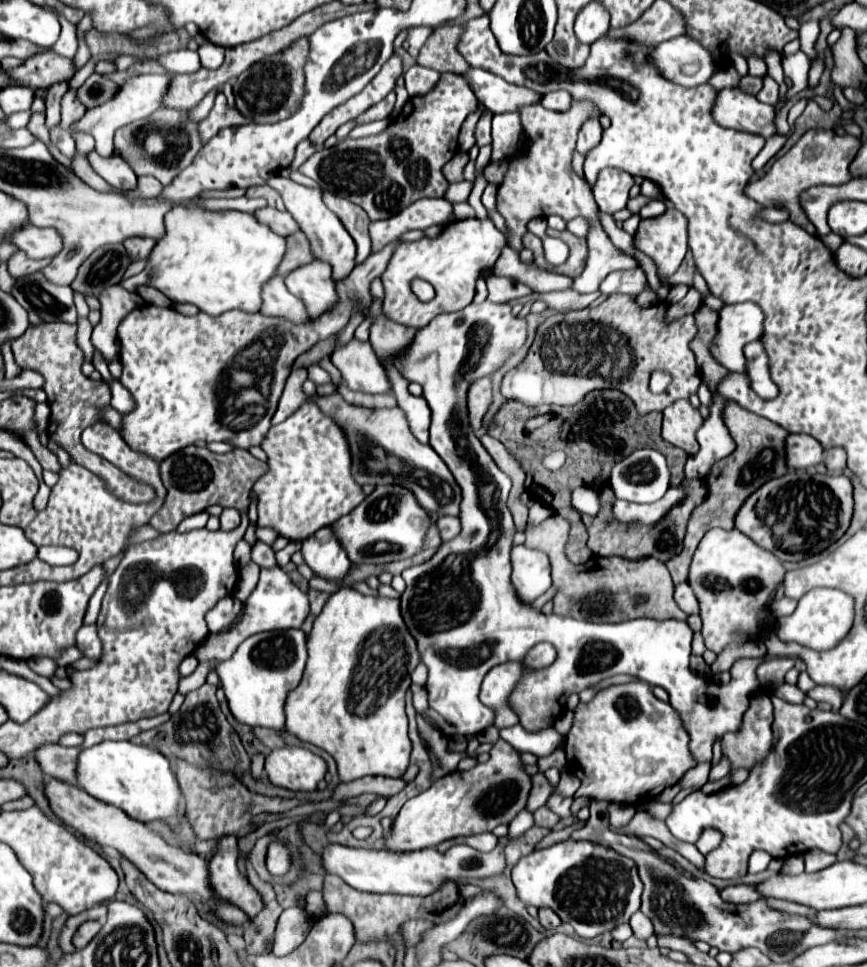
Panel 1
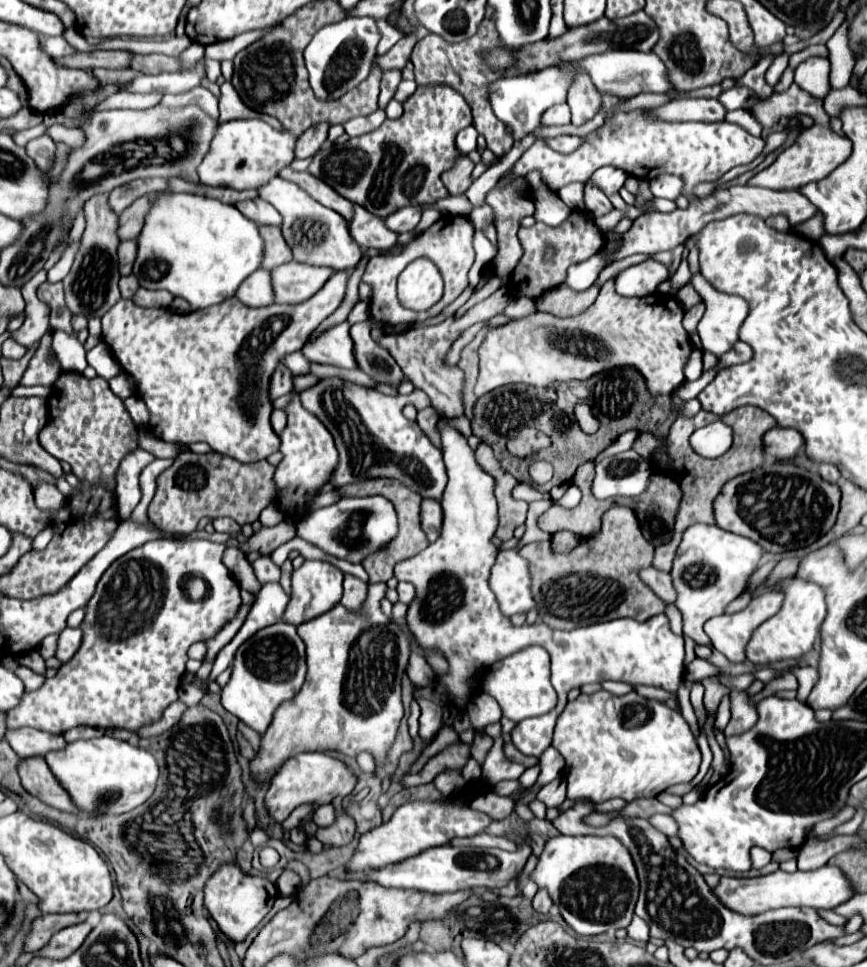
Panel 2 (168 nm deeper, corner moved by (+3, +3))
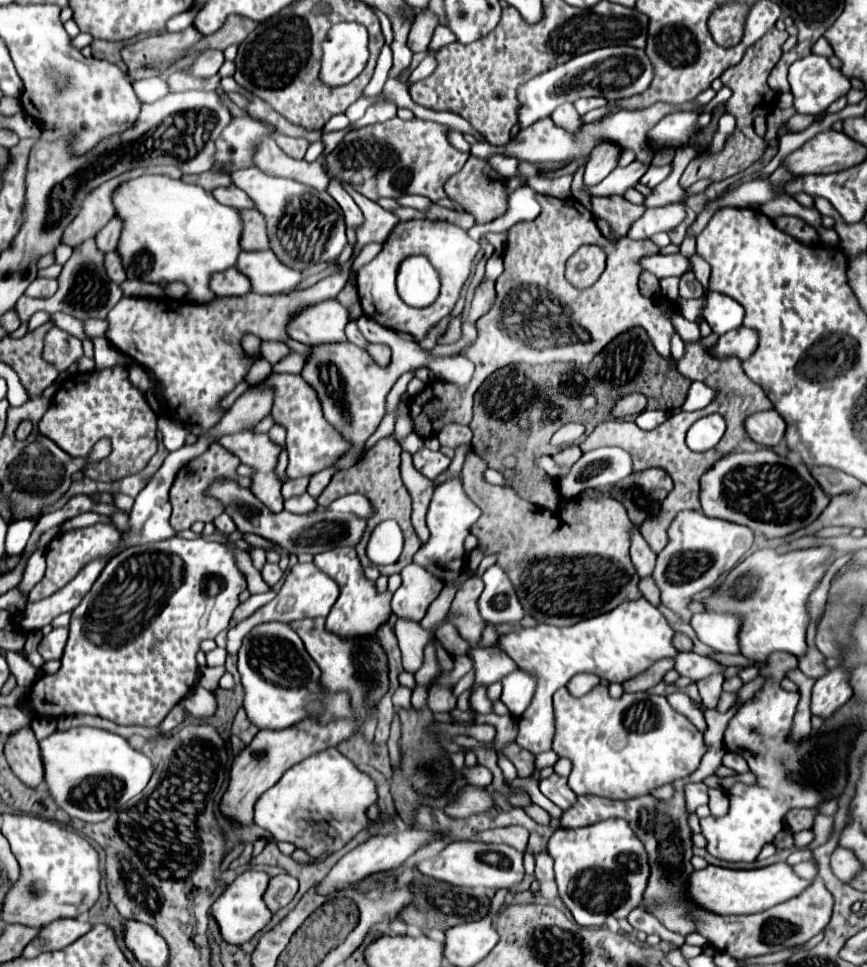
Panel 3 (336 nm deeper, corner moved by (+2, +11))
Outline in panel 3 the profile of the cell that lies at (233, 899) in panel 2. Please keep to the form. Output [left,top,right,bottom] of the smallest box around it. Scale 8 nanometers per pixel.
[212,871,272,945]

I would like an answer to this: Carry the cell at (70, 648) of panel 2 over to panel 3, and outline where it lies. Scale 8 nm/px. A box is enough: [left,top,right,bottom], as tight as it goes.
[38,627,68,661]

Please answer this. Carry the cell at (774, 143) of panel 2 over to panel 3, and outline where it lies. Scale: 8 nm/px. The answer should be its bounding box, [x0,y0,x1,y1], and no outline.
[788,53,850,115]

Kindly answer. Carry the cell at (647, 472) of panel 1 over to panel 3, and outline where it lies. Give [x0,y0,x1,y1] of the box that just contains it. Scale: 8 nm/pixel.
[560,447,632,497]

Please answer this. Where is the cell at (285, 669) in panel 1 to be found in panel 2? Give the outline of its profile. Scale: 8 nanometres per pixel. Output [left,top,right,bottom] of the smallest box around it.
[221,621,305,733]

